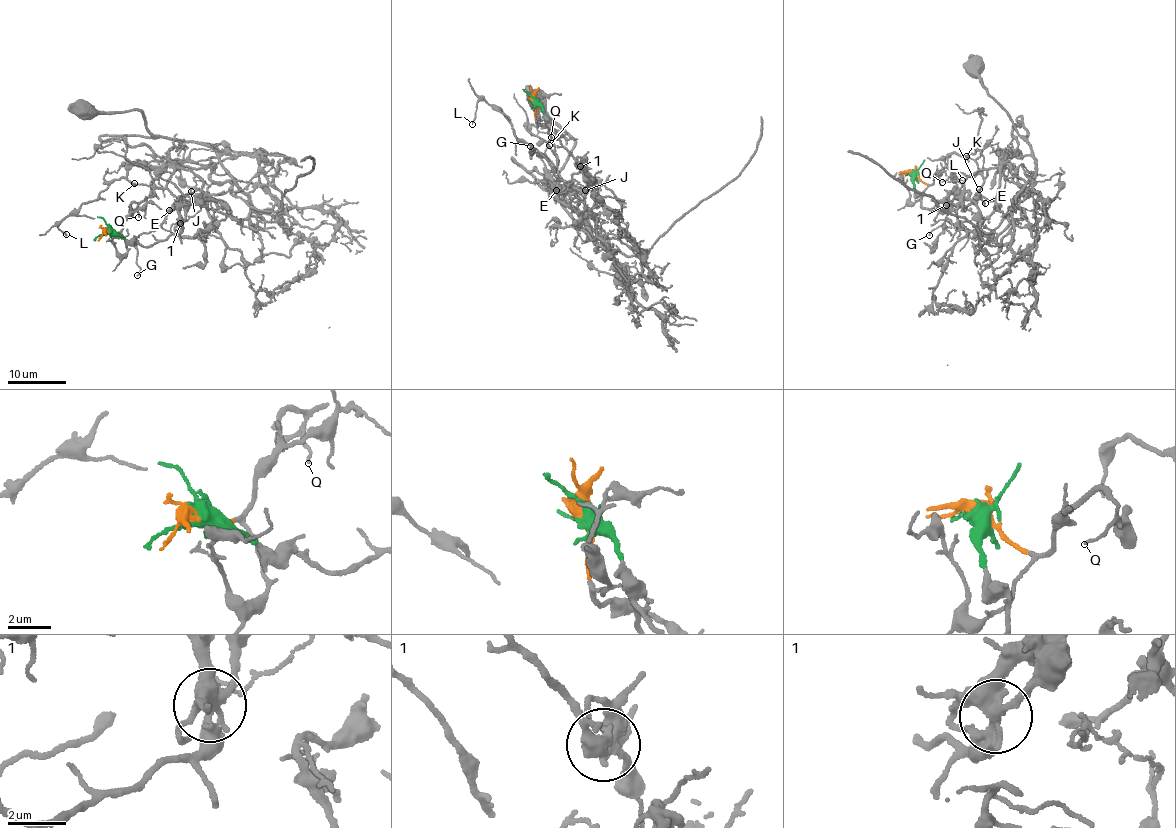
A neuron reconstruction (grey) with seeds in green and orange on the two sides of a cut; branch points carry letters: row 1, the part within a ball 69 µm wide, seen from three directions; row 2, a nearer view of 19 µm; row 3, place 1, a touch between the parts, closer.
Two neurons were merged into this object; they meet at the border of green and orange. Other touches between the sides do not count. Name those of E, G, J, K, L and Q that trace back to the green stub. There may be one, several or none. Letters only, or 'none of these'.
E, G

